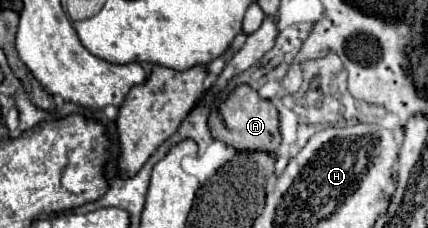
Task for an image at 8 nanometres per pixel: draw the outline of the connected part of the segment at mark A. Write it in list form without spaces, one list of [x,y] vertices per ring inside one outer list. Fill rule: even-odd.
[[[247,84],[235,88],[235,92],[219,106],[217,120],[211,118],[209,126],[219,142],[233,146],[235,150],[263,150],[271,154],[281,144],[279,112],[275,104],[271,100],[259,98],[259,94]]]

